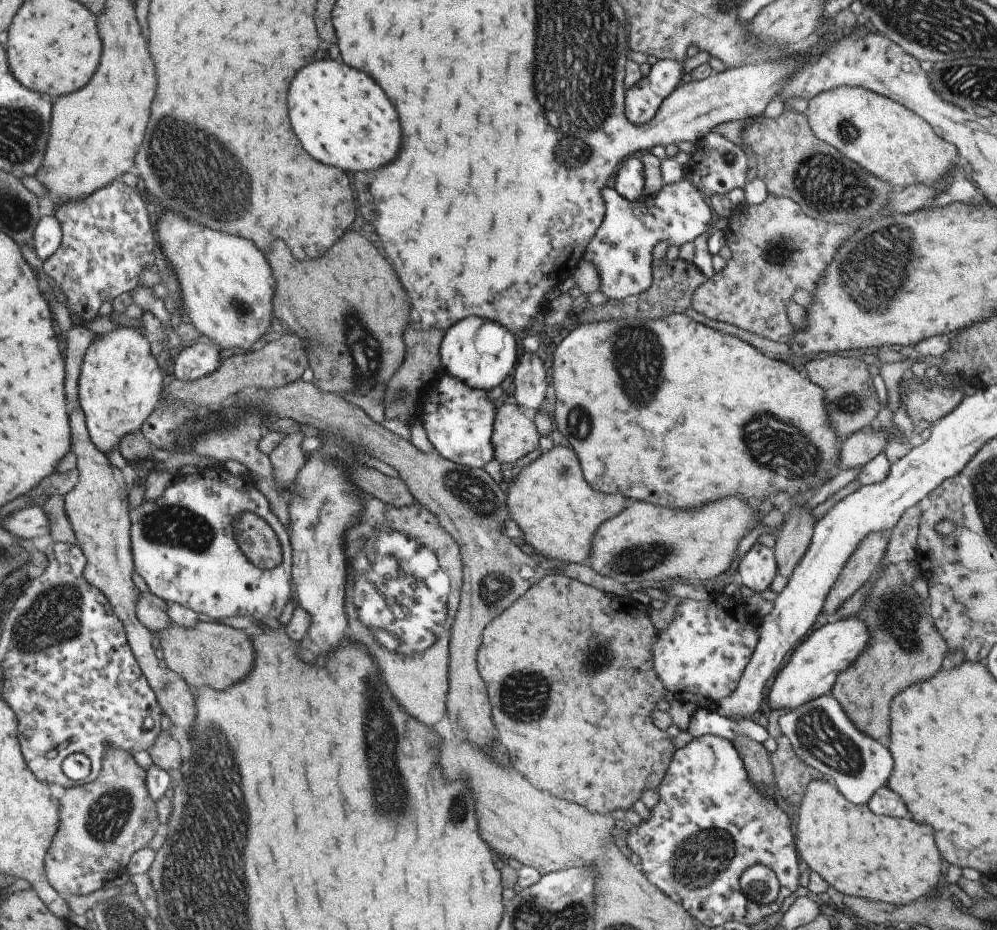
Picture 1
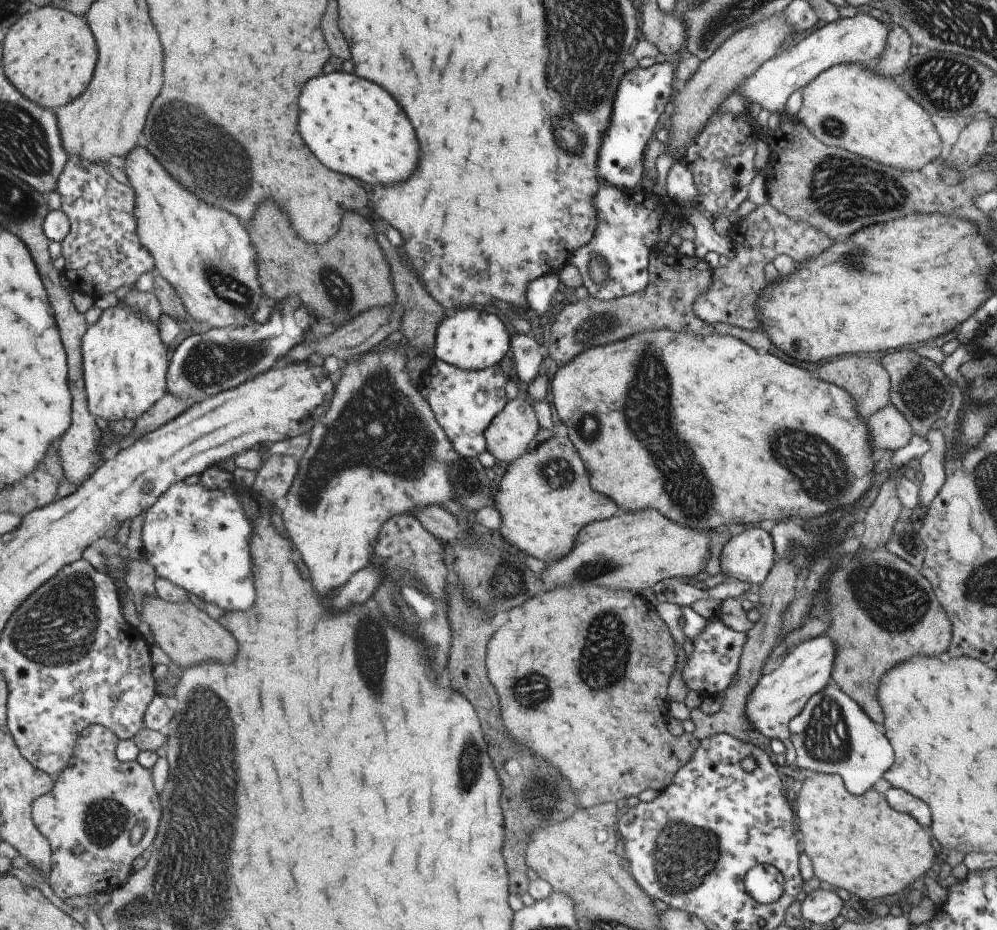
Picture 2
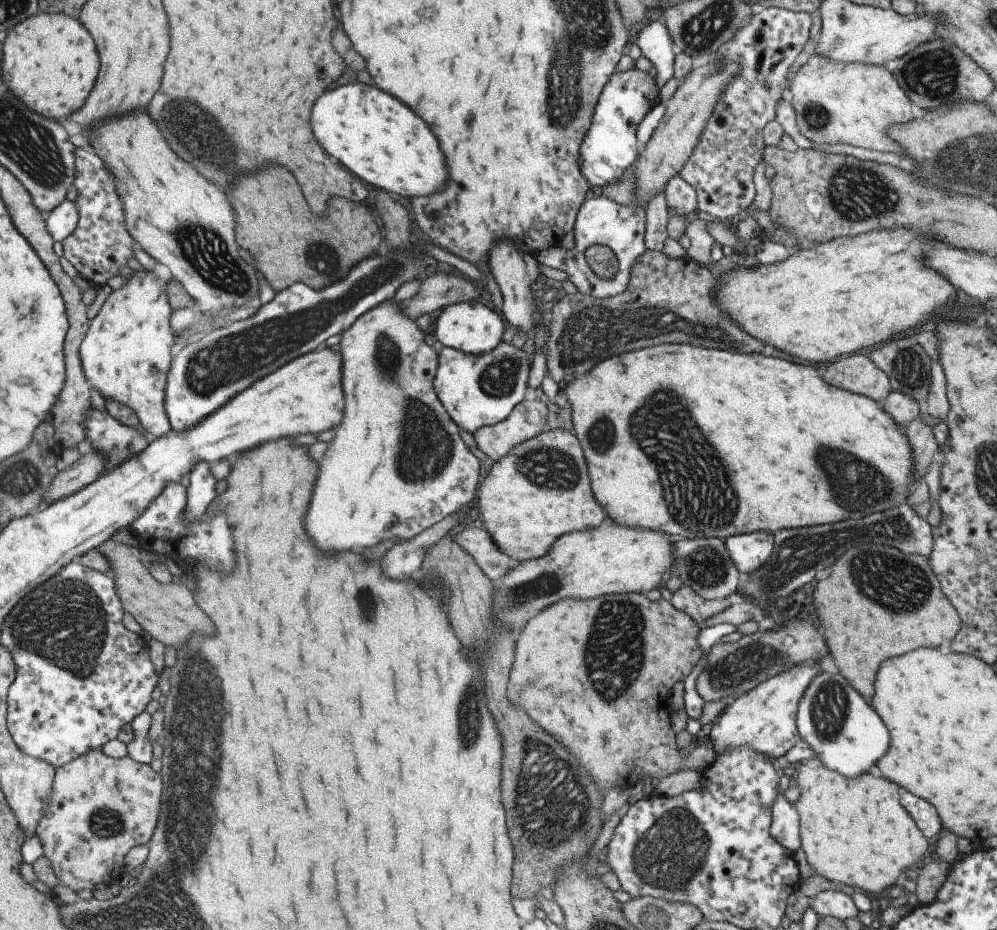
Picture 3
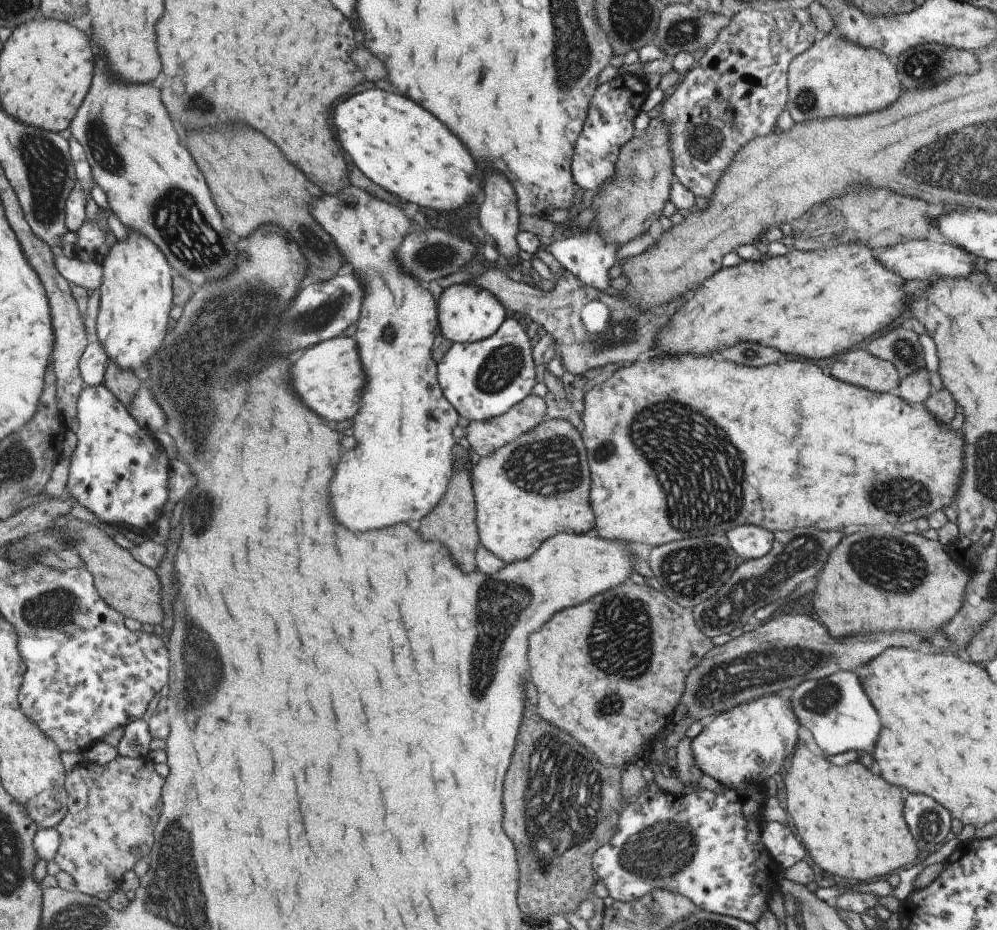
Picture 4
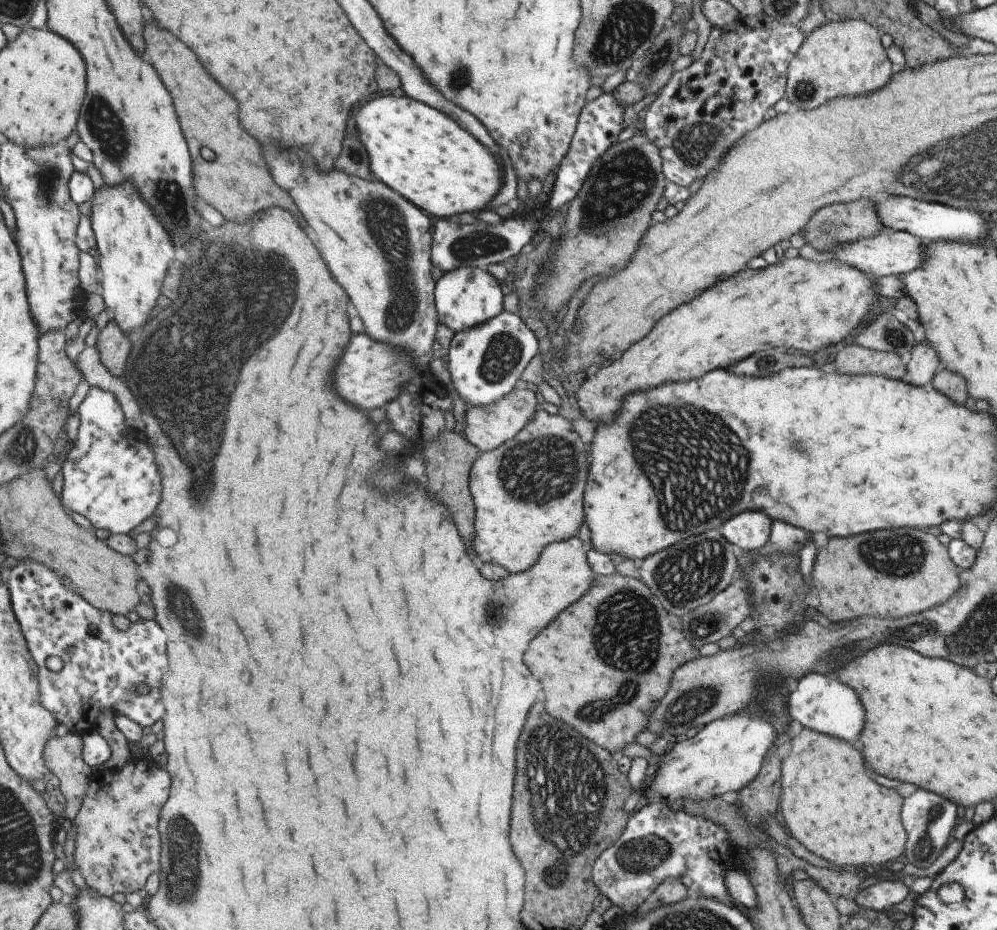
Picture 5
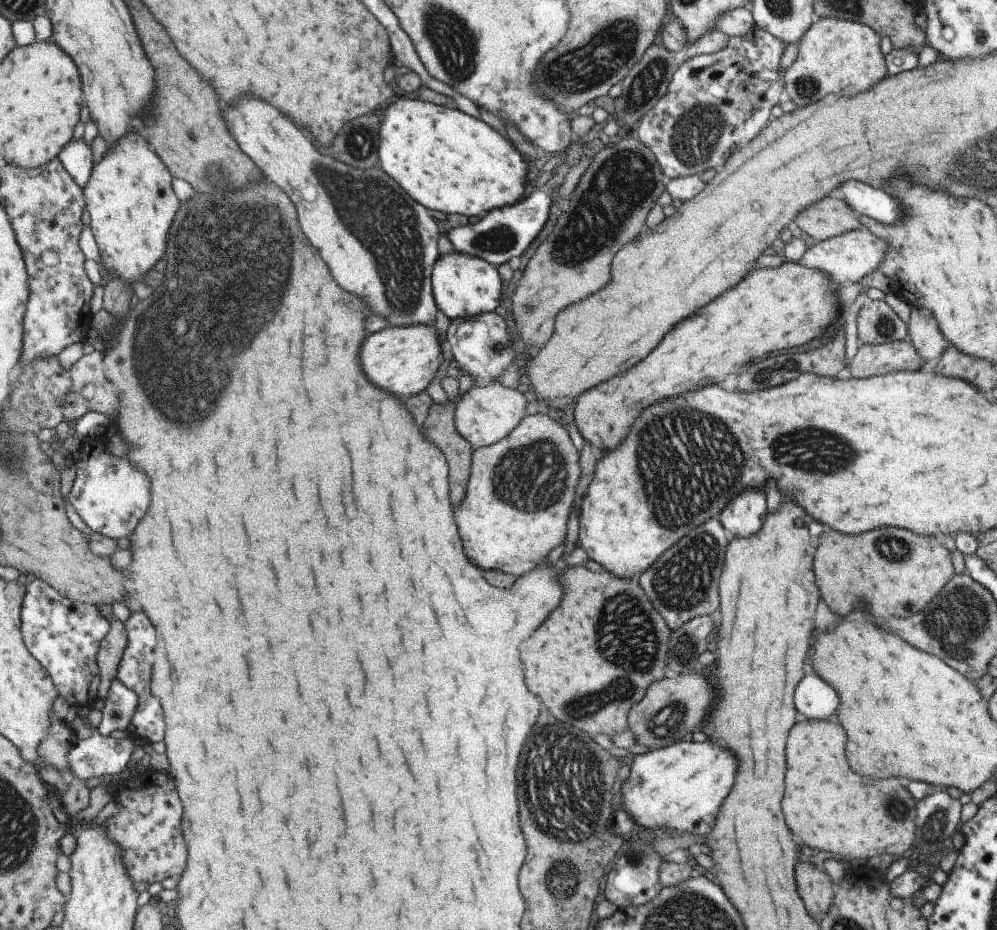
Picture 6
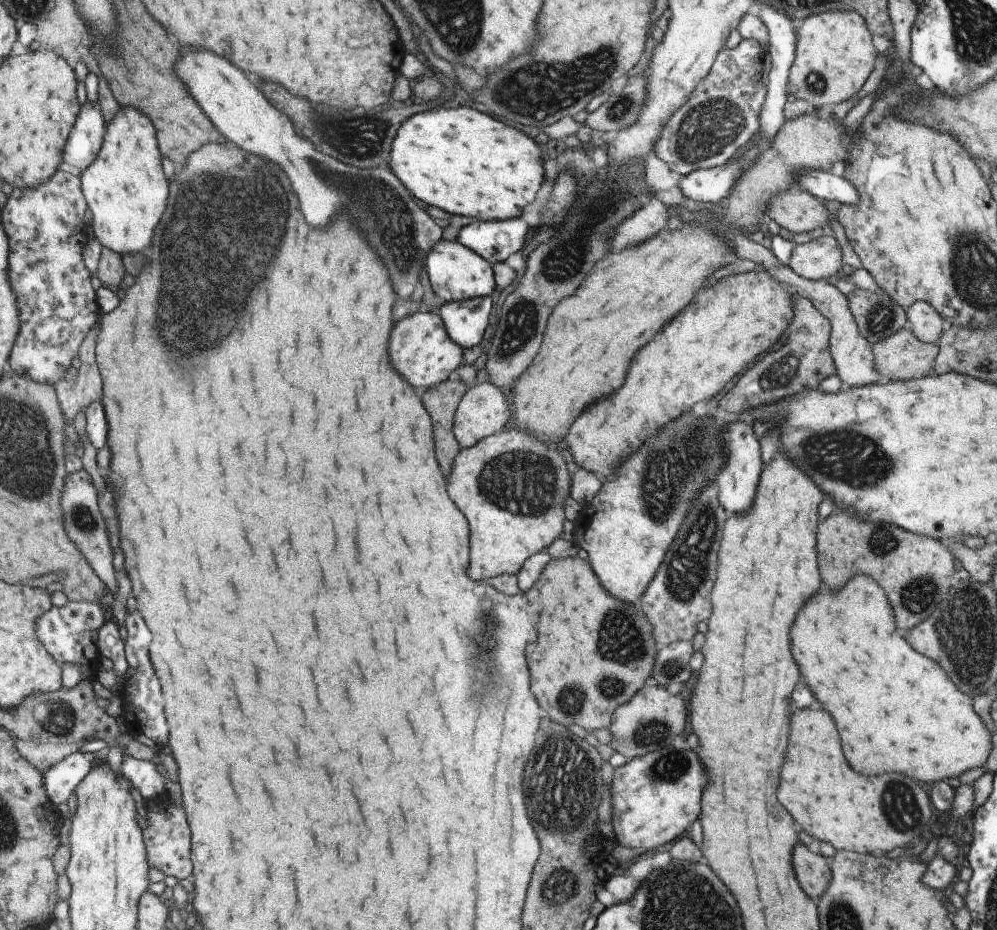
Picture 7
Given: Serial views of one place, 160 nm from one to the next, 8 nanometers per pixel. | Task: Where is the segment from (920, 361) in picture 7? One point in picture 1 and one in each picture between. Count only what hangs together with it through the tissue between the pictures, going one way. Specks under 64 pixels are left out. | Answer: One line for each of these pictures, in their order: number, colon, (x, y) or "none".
1: (850, 400)
2: (861, 375)
3: (855, 373)
4: (857, 367)
5: (852, 360)
6: (900, 355)

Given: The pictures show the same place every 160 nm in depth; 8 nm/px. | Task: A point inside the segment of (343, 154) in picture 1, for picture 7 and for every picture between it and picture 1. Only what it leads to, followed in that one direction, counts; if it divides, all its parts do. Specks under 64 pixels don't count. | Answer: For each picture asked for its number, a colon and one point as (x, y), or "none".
2: (356, 127)
3: (380, 139)
4: (395, 142)
5: (419, 152)
6: (452, 163)
7: (458, 159)

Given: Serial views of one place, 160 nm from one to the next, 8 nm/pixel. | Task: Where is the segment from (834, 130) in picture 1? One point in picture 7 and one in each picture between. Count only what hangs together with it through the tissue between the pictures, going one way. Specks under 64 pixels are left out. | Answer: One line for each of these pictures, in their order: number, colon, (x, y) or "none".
2: (849, 106)
3: (834, 102)
4: (833, 78)
5: (840, 59)
6: (834, 57)
7: (833, 55)

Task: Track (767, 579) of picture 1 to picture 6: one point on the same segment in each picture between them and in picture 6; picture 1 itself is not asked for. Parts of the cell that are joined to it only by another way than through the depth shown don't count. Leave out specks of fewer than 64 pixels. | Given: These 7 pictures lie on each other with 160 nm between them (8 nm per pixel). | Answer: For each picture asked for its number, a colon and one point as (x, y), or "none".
2: (748, 556)
3: (748, 551)
4: (748, 542)
5: (748, 530)
6: (743, 515)

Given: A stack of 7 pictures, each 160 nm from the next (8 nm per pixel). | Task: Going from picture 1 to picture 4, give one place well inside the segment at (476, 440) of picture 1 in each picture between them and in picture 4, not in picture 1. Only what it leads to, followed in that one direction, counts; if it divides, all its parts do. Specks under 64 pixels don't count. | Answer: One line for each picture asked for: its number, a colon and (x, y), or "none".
2: (464, 402)
3: (477, 391)
4: (481, 380)

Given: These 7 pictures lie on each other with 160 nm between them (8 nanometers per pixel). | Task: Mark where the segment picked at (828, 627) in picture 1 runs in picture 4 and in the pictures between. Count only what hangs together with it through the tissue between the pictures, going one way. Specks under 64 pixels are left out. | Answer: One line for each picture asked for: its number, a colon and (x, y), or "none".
2: (775, 698)
3: (763, 719)
4: (748, 743)

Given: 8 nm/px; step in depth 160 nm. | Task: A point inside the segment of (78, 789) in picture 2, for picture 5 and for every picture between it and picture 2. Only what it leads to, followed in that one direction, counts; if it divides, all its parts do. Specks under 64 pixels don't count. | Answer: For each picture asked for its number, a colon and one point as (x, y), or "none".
3: (102, 807)
4: (114, 808)
5: (118, 846)

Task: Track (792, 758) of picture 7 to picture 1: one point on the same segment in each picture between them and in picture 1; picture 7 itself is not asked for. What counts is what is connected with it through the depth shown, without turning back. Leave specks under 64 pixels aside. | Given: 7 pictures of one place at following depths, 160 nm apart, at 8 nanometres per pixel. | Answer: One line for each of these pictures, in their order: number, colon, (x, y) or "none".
1: (877, 858)
2: (857, 843)
3: (852, 831)
4: (849, 822)
5: (838, 813)
6: (825, 804)

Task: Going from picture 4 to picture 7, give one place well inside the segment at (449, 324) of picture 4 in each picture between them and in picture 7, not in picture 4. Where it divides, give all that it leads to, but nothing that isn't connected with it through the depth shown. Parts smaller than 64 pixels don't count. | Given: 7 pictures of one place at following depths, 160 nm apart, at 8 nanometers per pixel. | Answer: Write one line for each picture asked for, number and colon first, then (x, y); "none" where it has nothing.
5: (467, 297)
6: (464, 286)
7: (456, 273)

